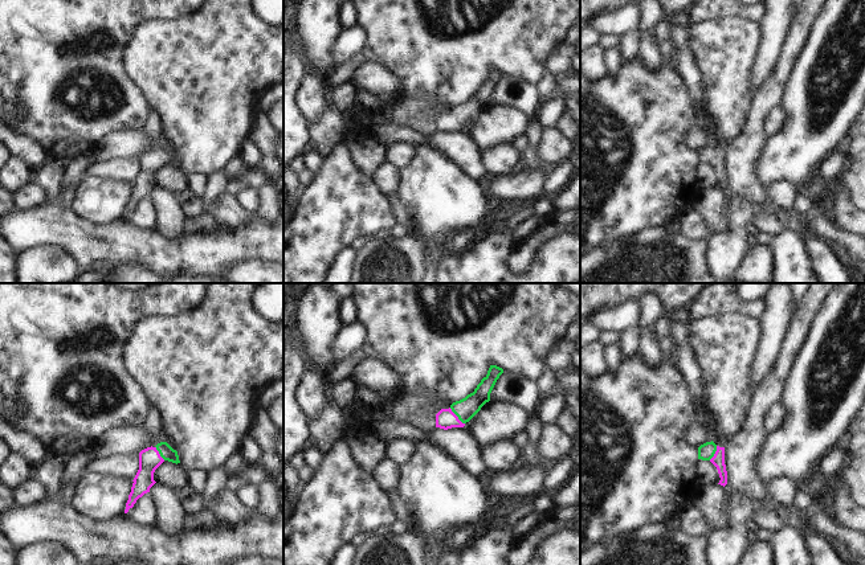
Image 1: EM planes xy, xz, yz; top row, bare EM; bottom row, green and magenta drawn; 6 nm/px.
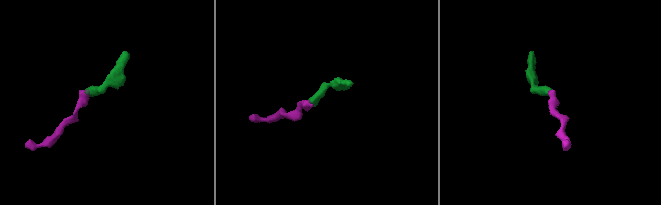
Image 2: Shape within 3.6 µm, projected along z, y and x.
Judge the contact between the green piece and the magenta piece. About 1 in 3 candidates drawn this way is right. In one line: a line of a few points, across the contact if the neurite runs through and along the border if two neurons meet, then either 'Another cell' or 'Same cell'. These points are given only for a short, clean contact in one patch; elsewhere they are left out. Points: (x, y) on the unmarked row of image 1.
Line: xz (465, 113), (456, 118), (445, 122). Same cell.

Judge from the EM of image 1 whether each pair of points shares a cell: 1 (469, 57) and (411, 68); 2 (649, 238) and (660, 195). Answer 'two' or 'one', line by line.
1: one
2: two

